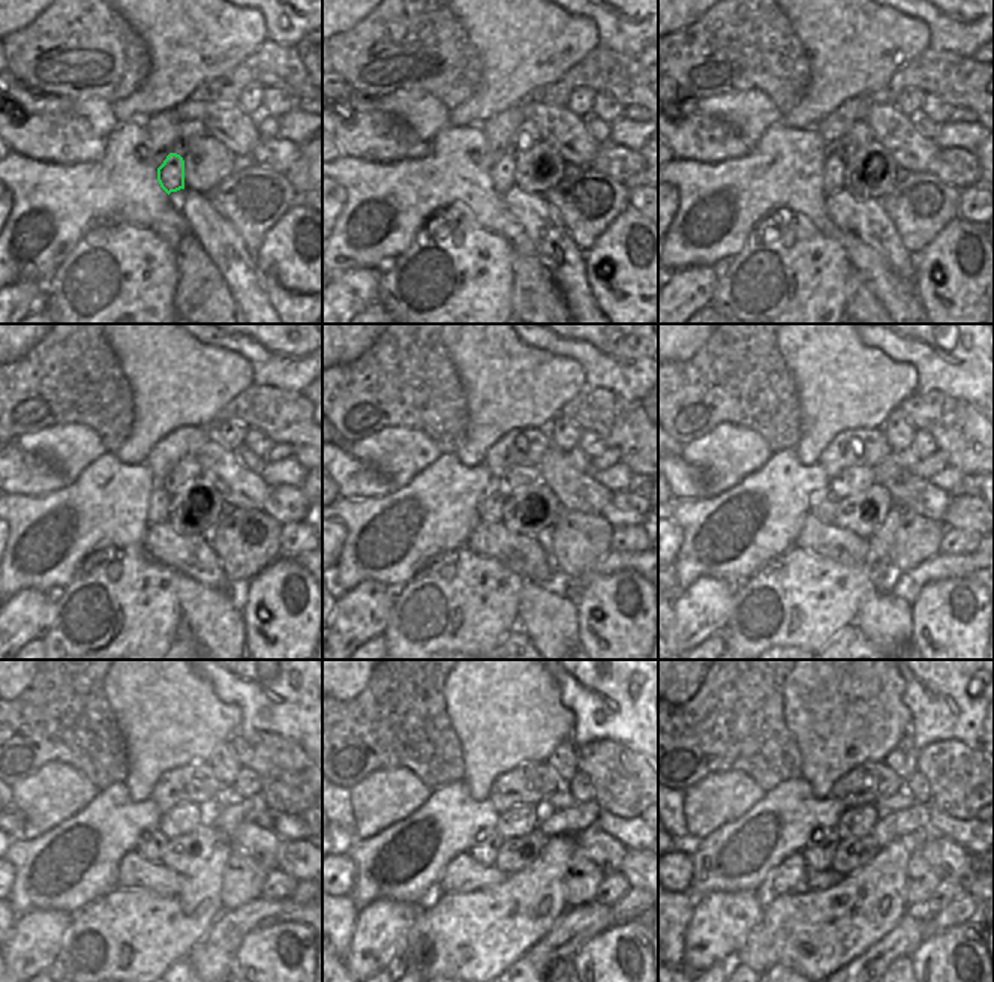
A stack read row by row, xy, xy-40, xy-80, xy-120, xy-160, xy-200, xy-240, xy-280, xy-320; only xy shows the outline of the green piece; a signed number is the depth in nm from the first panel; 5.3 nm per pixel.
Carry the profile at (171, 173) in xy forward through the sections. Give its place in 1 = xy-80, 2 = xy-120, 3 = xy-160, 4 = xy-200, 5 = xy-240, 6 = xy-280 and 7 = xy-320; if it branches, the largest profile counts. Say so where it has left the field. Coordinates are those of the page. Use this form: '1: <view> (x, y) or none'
1: xy-80 (834, 165)
2: xy-120 (159, 501)
3: xy-160 (491, 504)
4: xy-200 (825, 507)
5: xy-240 (153, 843)
6: xy-280 (486, 849)
7: xy-320 (819, 855)

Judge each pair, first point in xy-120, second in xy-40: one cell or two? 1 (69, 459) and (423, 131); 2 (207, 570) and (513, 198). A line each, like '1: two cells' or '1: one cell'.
1: one cell
2: one cell

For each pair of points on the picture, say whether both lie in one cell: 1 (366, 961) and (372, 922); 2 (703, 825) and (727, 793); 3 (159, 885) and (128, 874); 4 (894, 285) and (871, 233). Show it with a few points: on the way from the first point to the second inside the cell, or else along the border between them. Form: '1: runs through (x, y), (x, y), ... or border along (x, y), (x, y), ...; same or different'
1: runs through (362, 952), (372, 942), (372, 931); same
2: runs through (703, 817), (720, 801); same
3: runs through (152, 877), (135, 874); same
4: border along (852, 234), (873, 248), (897, 275), (906, 279); different

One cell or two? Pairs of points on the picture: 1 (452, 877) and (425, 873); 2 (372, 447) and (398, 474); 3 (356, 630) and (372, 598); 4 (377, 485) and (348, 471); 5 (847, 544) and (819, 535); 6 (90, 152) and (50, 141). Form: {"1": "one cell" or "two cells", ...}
{"1": "two cells", "2": "one cell", "3": "one cell", "4": "one cell", "5": "one cell", "6": "one cell"}

